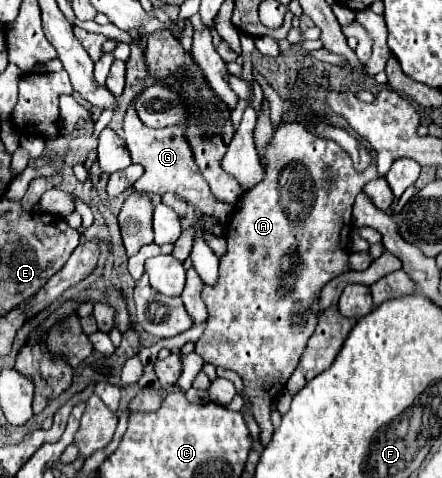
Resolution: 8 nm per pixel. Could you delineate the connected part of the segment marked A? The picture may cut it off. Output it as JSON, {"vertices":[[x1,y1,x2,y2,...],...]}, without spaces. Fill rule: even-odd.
{"vertices":[[282,121,274,127,272,139,264,147,264,161,264,181,238,199,228,223,224,225,228,249,226,255,220,257,218,283,204,285,202,291,202,299,208,307,208,321,204,335,196,341,196,353,206,363,232,369,242,377,244,393,252,401,254,417,262,429,262,445,266,447,274,433,270,423,270,403,284,389,288,377,300,361,306,341,314,333,314,327,318,323,316,297,320,295,320,289,330,279,348,271,352,203,362,185,378,177,378,171,374,159,370,161,366,171,356,171,350,155,340,145,318,137,304,129,300,123,292,121],[324,165,330,165,334,169,334,185,326,183,322,171]]}

